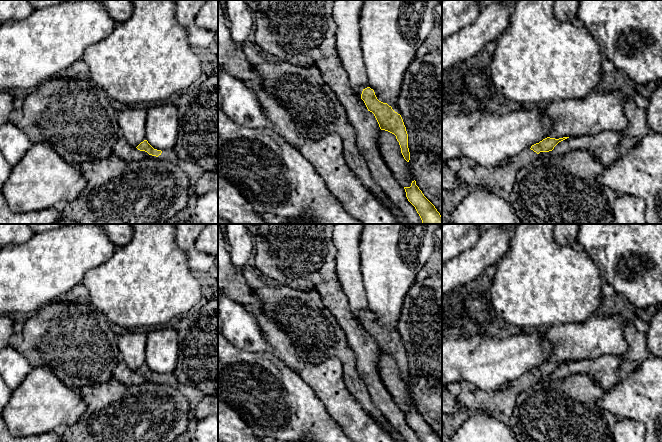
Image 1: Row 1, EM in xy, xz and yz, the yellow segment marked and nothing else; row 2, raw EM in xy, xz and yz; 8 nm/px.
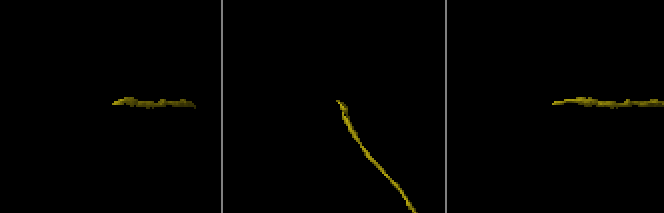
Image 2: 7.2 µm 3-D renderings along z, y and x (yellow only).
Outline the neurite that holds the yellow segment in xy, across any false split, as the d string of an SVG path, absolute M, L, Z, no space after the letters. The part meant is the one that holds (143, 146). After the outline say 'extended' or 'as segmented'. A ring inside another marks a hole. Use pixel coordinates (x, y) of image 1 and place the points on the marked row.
M147 140L141 142L137 147L140 151L145 151L149 155L156 156L161 160L170 162L170 163L178 163L179 158L174 149L168 149L164 156L161 155L162 151L154 149Z | extended

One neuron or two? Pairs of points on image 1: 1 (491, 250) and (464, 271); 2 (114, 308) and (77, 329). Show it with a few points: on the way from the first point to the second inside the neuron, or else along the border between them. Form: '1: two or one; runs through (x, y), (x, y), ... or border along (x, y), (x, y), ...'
1: one; runs through (484, 254), (471, 264)
2: two; border along (87, 301), (98, 309), (111, 323)

